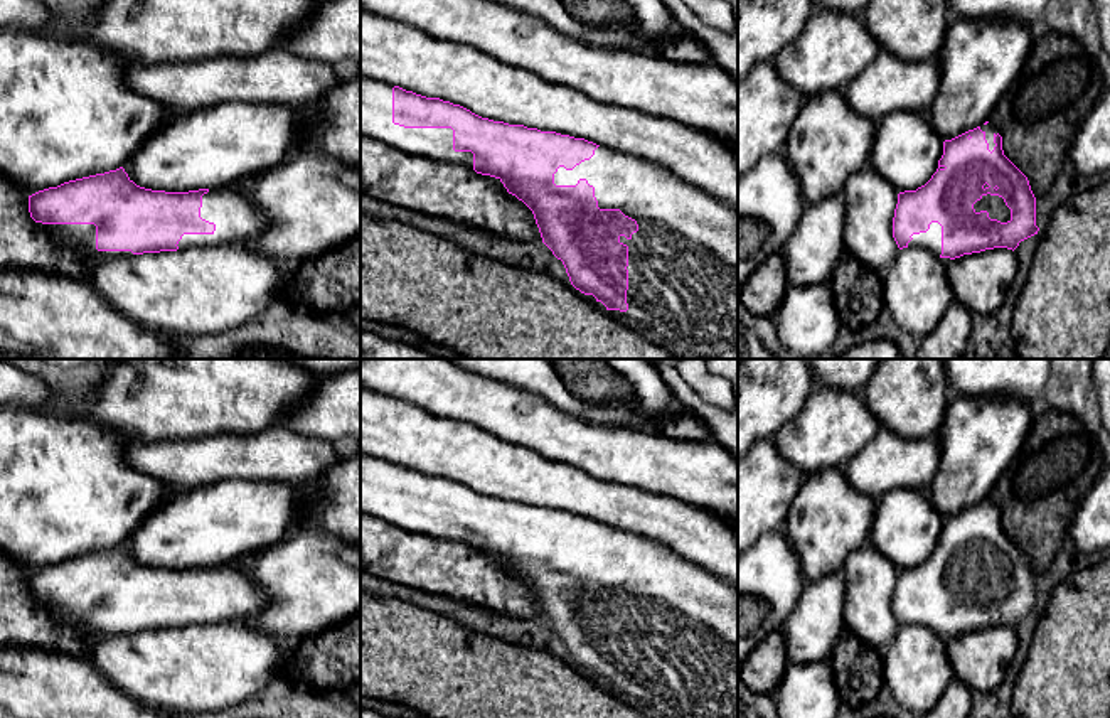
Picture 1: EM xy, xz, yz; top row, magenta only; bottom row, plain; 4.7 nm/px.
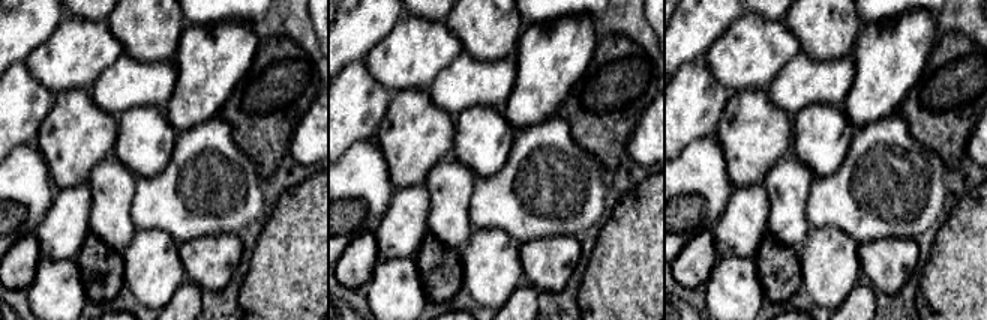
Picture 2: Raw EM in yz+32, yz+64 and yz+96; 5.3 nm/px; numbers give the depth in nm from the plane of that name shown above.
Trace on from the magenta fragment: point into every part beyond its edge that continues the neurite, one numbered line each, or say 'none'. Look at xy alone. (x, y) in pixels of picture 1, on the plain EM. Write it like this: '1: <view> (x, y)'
1: xy (236, 595)
2: xy (81, 616)

